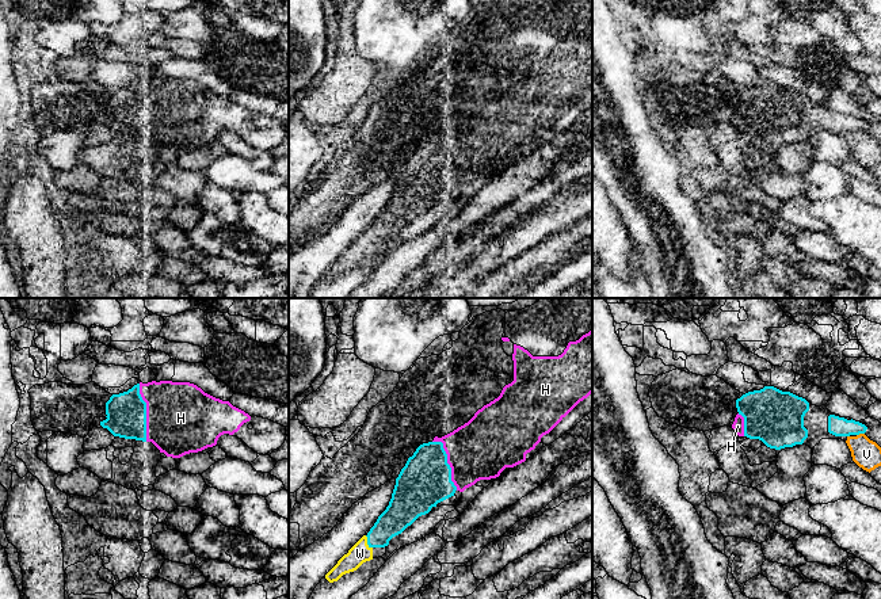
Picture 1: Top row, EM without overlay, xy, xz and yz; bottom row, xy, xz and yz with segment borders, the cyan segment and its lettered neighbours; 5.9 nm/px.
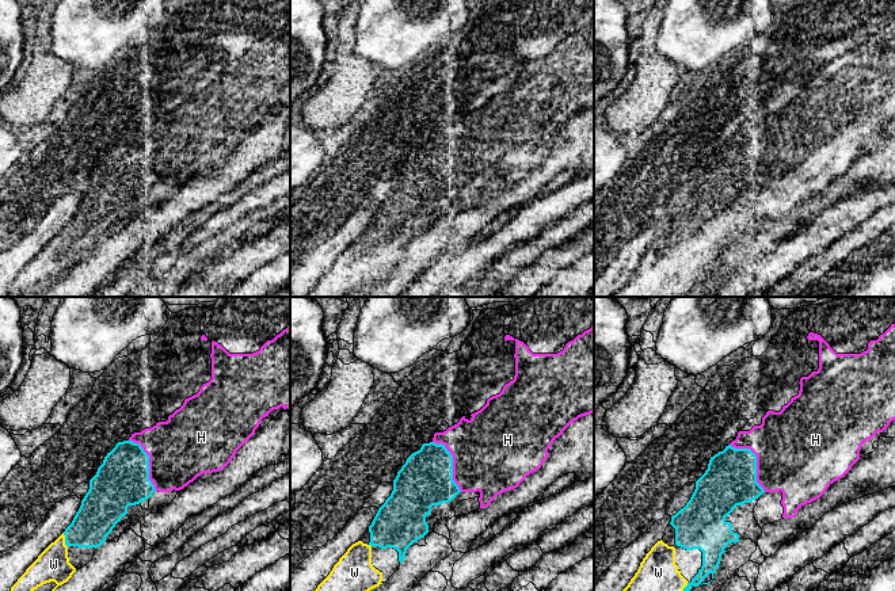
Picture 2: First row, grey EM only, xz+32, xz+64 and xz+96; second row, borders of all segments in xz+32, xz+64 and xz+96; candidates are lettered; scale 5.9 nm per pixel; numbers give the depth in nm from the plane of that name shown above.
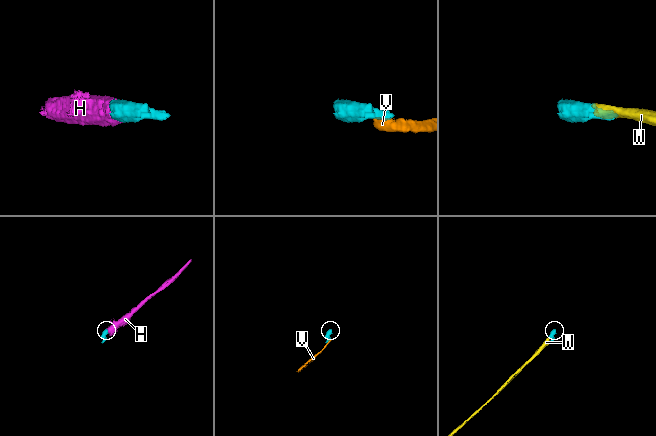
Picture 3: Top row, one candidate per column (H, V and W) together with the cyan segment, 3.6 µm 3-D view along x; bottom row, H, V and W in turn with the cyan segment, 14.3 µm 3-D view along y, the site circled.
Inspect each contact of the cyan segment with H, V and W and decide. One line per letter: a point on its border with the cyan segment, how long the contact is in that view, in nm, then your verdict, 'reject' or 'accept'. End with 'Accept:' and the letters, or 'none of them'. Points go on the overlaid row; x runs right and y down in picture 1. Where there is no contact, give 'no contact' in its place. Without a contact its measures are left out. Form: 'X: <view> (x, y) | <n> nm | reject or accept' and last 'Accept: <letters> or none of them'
H: xy (145, 412) | 340 nm | accept
V: yz (859, 432) | 50 nm | reject
W: xz (367, 542) | 90 nm | accept
Accept: H, W

